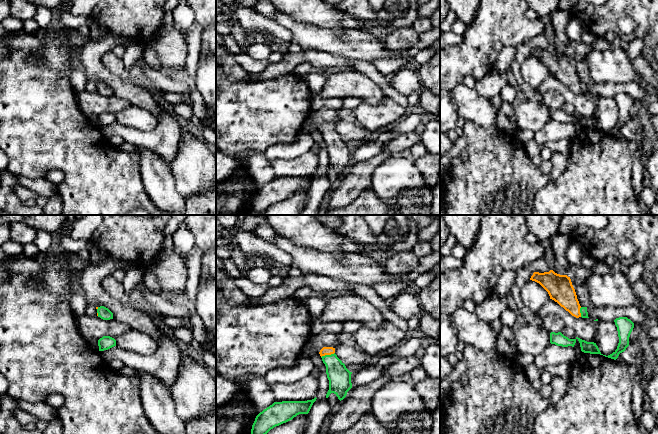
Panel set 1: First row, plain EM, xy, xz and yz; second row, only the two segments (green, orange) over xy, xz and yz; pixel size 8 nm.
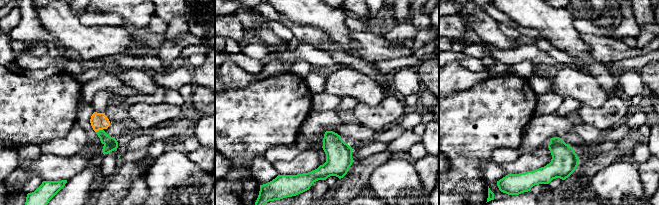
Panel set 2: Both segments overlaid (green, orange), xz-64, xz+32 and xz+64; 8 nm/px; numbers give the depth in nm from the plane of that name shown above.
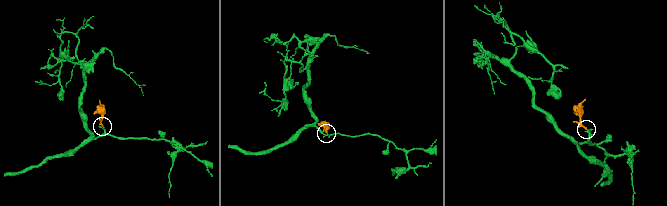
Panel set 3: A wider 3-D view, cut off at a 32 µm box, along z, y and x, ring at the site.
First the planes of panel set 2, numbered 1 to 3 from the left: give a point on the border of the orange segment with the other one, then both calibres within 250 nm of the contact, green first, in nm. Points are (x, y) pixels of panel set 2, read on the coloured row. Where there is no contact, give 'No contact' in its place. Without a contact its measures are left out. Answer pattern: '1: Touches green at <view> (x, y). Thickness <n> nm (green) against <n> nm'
1: Touches green at xz-64 (99, 130). Thickness 110 nm (green) against 140 nm
2: No contact
3: No contact

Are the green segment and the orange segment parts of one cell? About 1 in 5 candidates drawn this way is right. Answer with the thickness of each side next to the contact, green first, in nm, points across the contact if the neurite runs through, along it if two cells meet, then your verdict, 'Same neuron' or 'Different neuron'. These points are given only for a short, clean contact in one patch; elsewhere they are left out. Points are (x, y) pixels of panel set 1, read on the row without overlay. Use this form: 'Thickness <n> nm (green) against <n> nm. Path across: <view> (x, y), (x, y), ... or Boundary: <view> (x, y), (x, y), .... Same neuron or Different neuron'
Thickness 180 nm (green) against 70 nm. Same neuron

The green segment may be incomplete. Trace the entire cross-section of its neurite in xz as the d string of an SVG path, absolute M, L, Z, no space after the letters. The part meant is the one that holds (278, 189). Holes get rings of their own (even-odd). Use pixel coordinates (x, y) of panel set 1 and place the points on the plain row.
M316 175L274 178L256 192L248 215L260 215L274 203L292 196L297 191L308 190Z

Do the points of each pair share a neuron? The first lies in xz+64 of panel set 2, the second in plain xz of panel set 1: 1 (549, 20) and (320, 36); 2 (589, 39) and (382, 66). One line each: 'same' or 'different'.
1: different
2: different

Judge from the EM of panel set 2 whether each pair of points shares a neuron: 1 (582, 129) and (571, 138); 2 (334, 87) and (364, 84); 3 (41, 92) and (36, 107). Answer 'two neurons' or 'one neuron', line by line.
1: two neurons
2: one neuron
3: one neuron

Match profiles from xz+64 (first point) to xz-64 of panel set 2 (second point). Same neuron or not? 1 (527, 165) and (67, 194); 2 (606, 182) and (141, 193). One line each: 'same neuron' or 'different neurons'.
1: different neurons
2: different neurons

